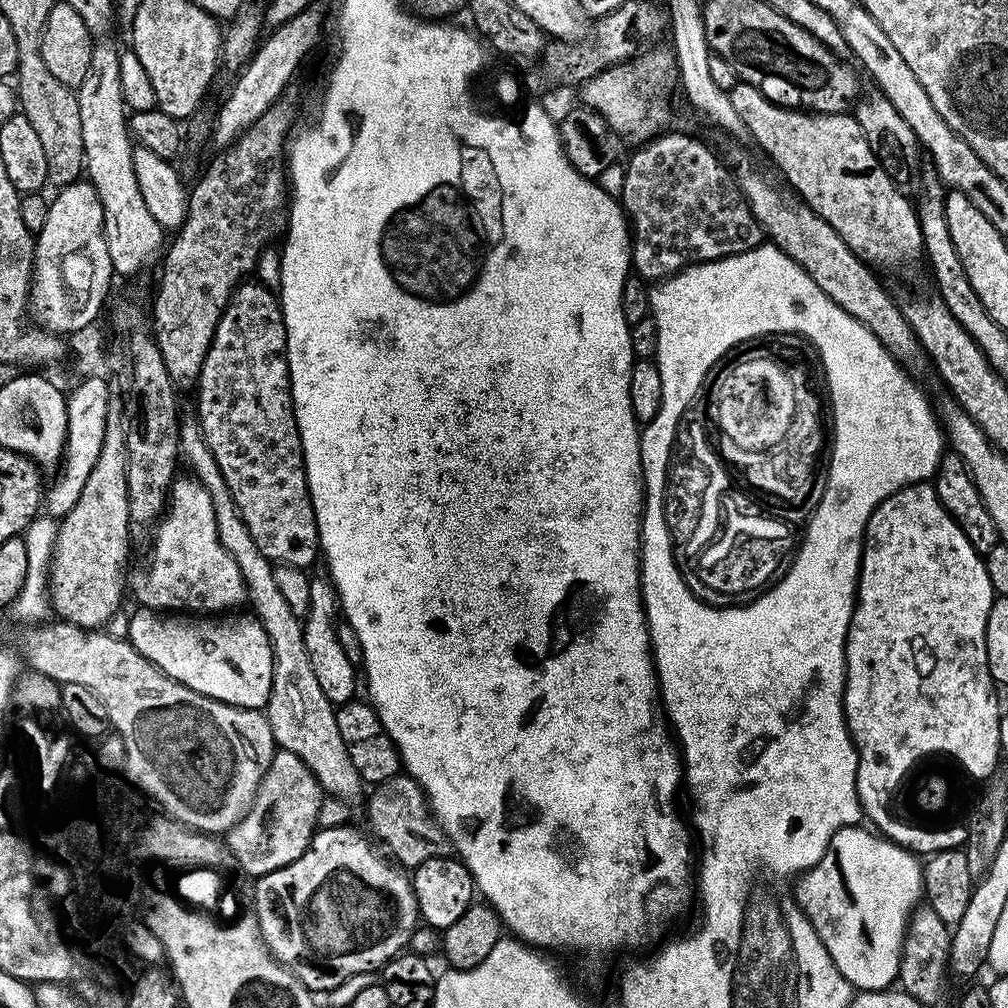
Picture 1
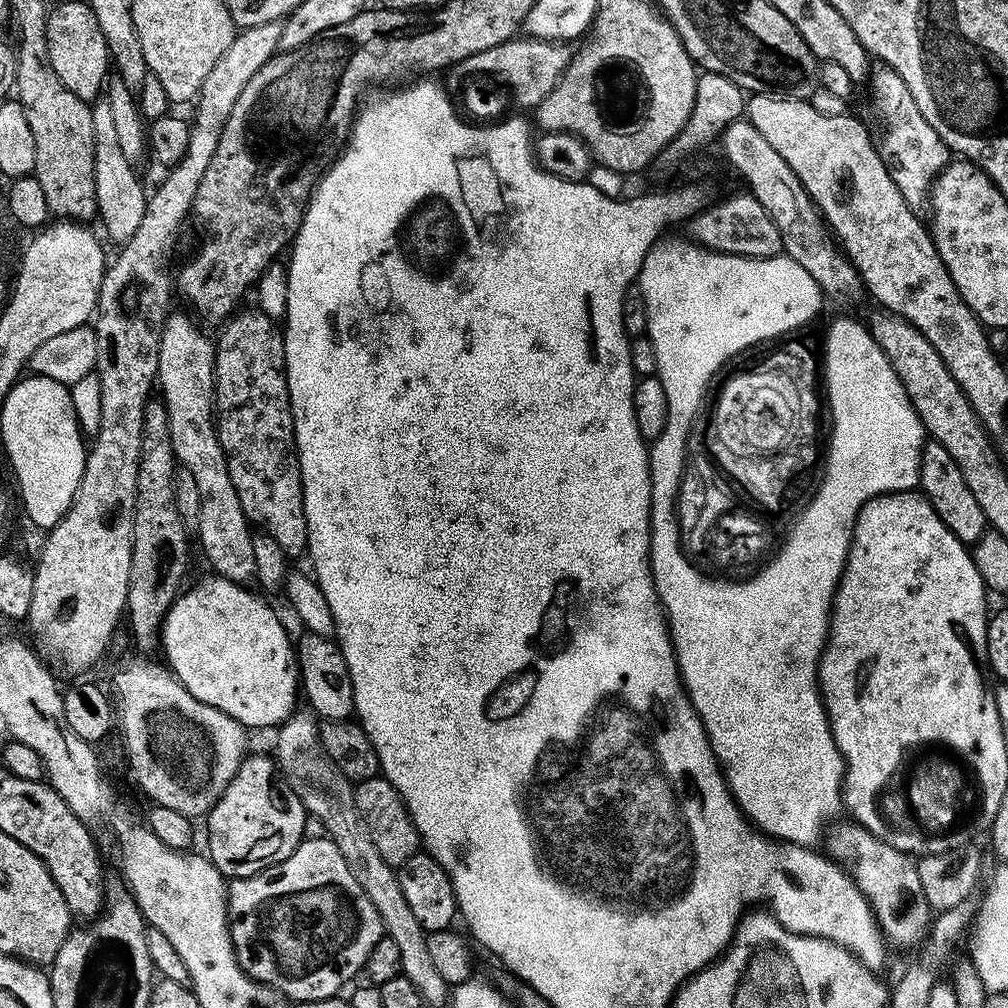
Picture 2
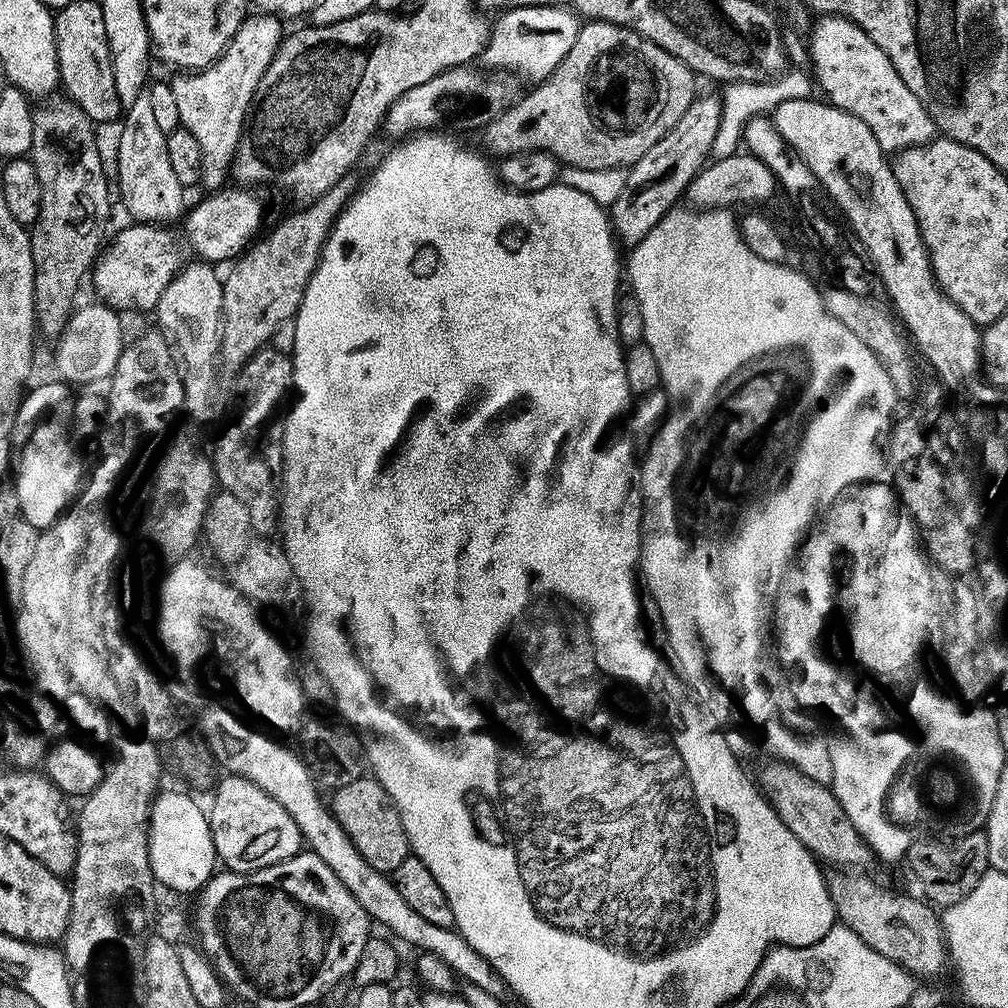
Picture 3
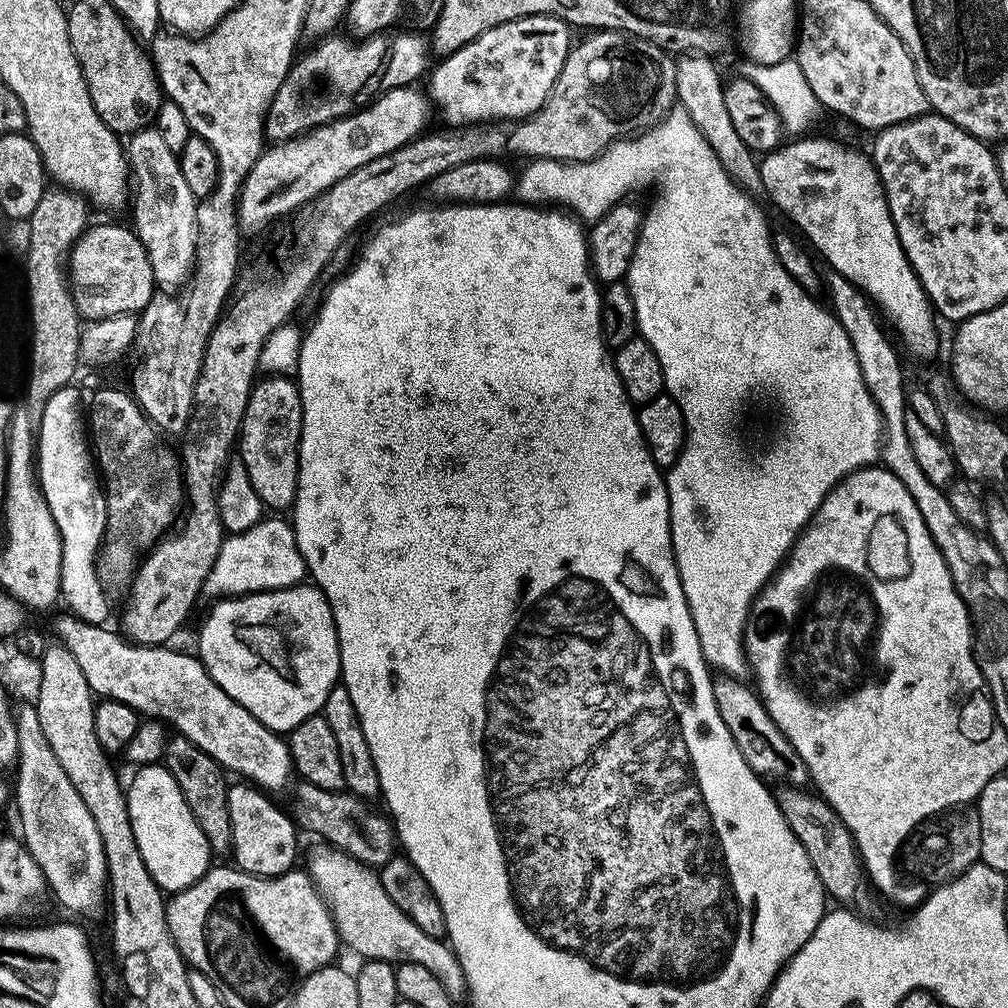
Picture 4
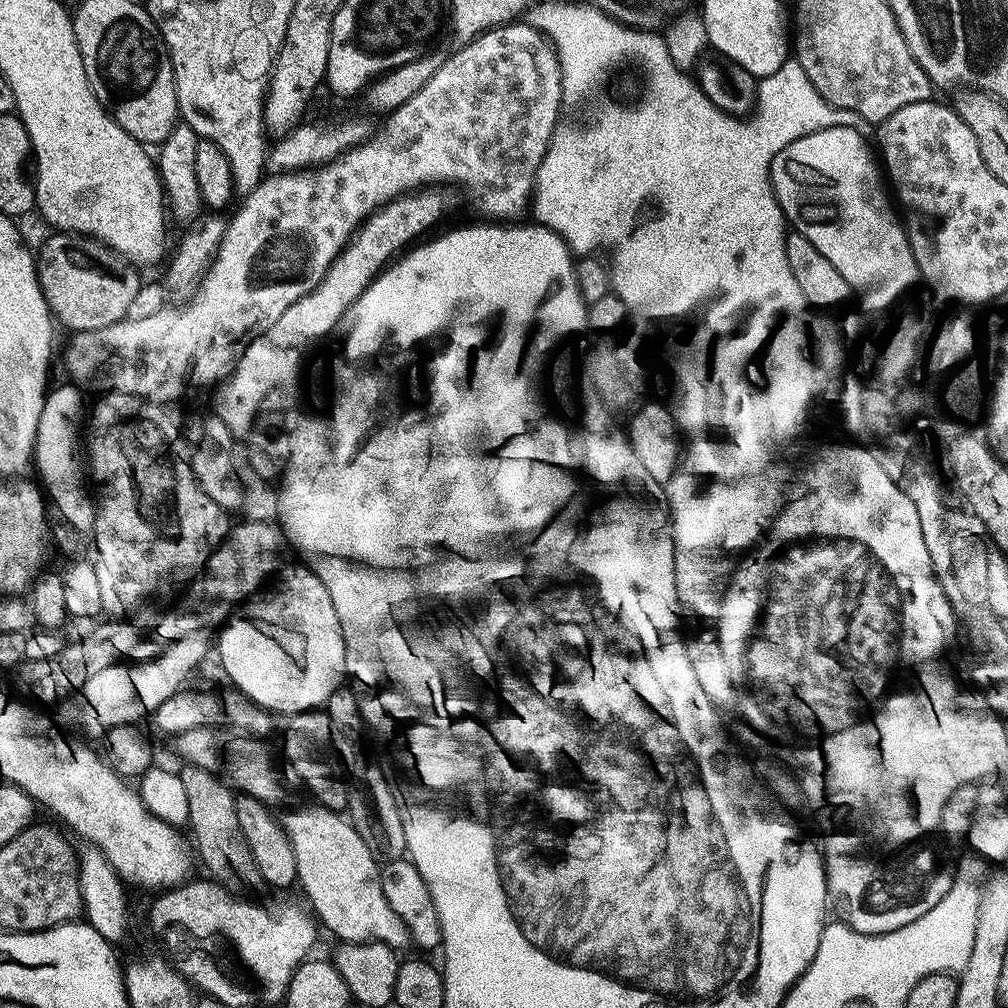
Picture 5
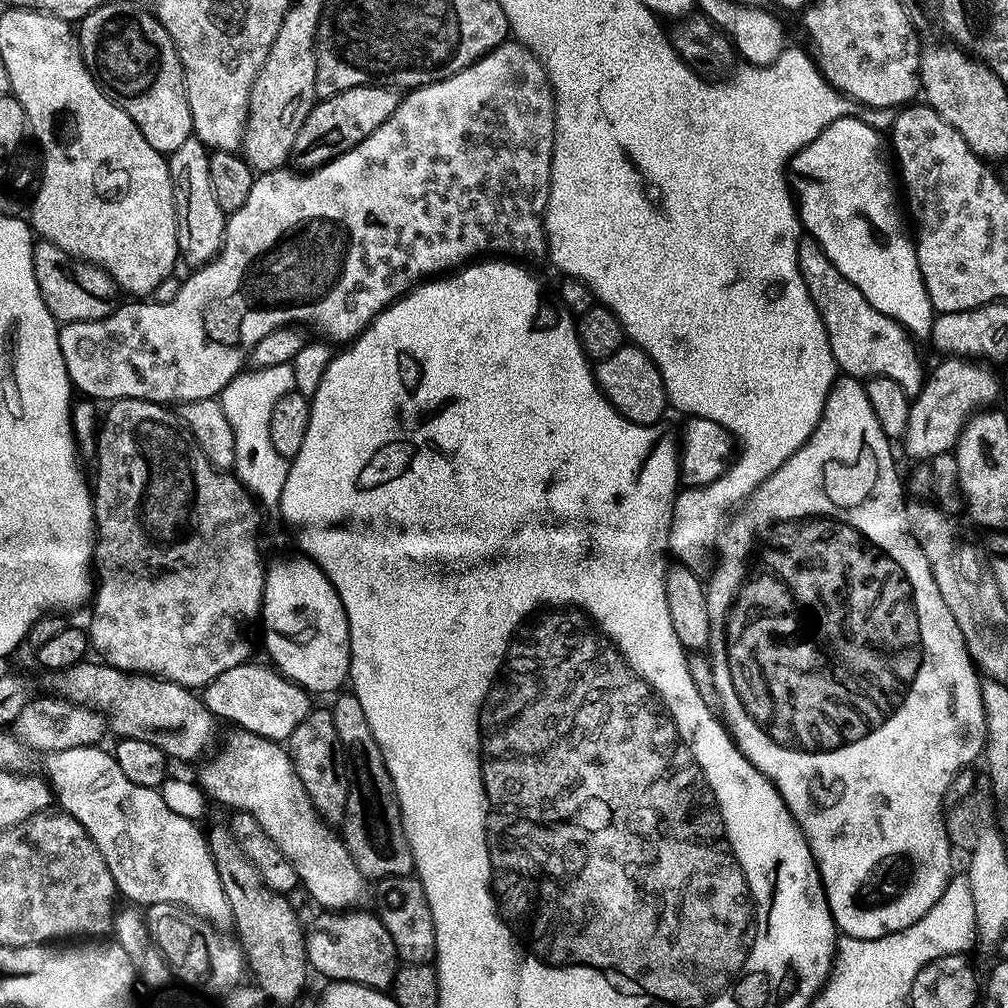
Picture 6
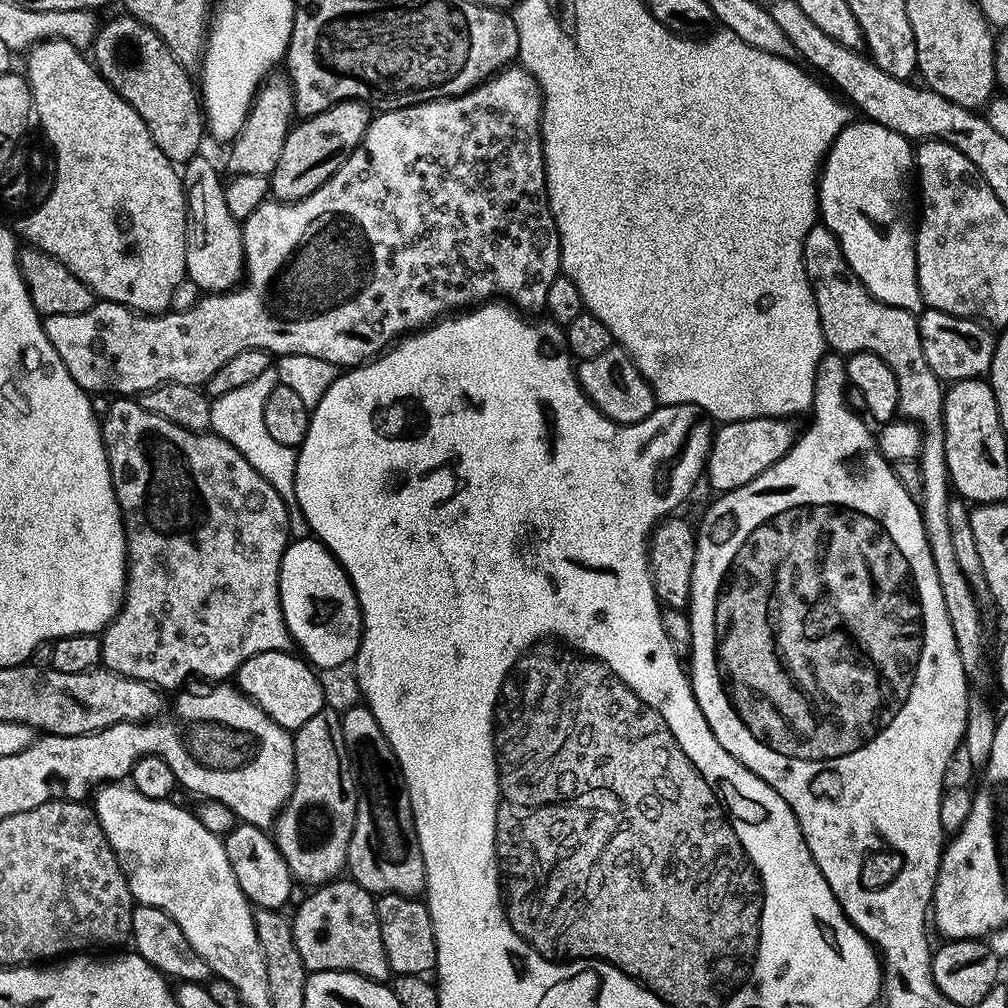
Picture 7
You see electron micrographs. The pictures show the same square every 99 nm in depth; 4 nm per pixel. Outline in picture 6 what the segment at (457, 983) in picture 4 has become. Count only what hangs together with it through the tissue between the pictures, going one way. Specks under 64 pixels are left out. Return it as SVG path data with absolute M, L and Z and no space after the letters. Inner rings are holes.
M233 731L232 744L237 752L228 756L225 764L208 764L200 772L198 784L209 797L212 796L220 804L225 804L228 810L250 814L266 830L266 834L286 854L290 866L294 866L297 881L305 888L324 910L352 910L364 900L364 884L366 877L358 870L354 858L348 853L348 848L339 835L336 836L331 827L320 819L316 807L310 802L308 791L302 786L300 774L293 757L277 741L265 740L252 732Z

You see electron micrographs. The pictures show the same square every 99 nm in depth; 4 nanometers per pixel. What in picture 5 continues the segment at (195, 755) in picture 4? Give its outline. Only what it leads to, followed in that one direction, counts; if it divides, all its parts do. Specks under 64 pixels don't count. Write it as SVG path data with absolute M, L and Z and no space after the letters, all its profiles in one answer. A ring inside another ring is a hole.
M183 765L178 773L188 801L189 816L186 824L190 828L200 860L209 872L207 875L230 892L256 894L252 892L263 889L265 882L254 862L242 826L239 825L235 793L216 775L201 767Z

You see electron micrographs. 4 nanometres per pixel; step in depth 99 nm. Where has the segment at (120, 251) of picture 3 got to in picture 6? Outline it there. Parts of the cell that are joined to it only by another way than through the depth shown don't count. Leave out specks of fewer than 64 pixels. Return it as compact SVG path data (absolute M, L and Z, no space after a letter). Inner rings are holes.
M37 239L33 243L32 265L38 290L42 294L42 302L46 302L46 310L50 310L50 314L60 324L106 318L117 303L116 283L102 268L97 264L88 263L87 260L81 260L79 256L66 254L66 250L54 246L49 240Z

